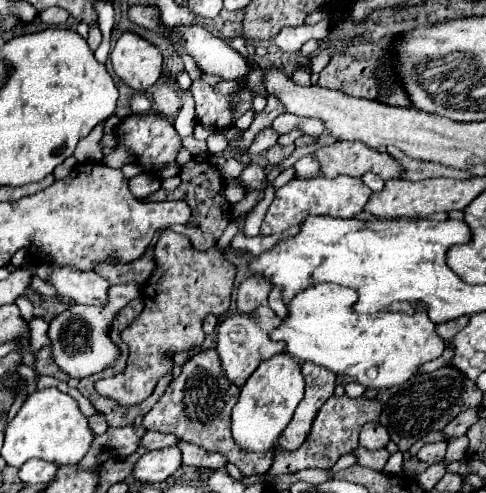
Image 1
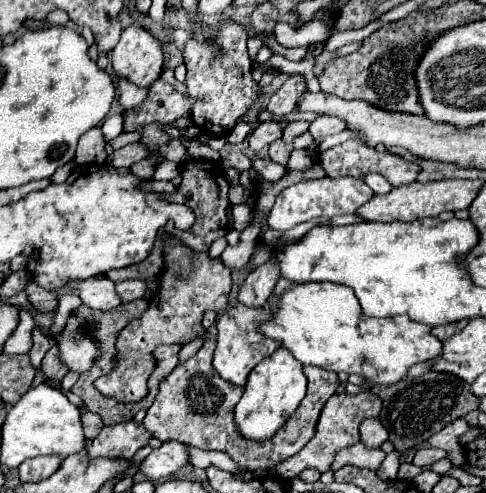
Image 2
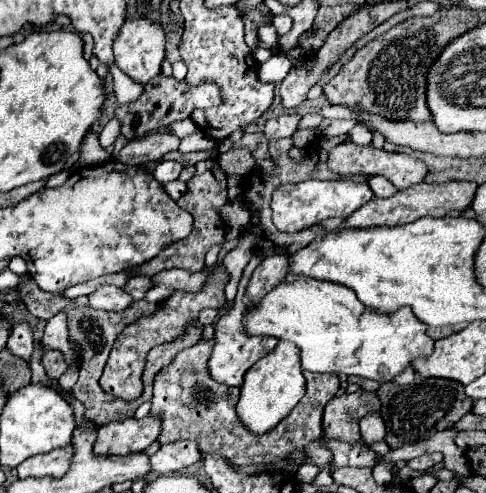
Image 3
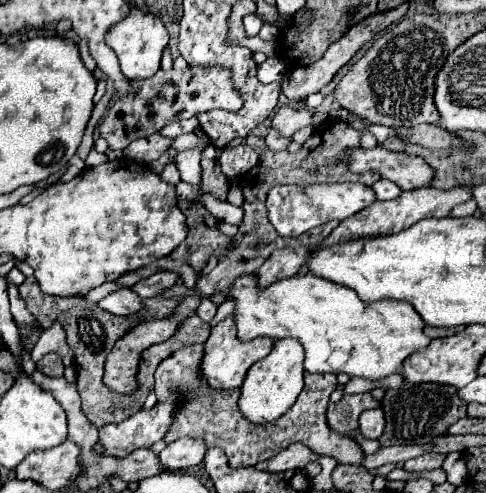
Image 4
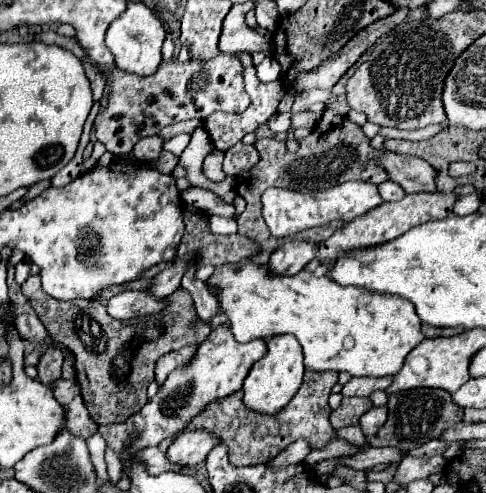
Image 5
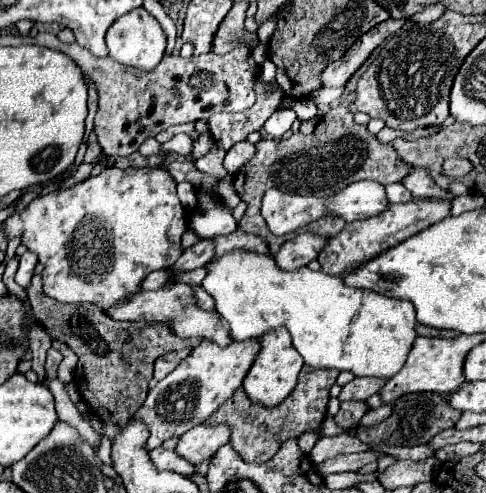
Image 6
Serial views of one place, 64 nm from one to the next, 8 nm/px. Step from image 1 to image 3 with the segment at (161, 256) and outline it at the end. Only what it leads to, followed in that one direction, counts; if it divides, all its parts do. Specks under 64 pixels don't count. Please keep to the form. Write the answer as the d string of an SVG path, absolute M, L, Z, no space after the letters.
M216 268L212 278L208 280L208 284L204 286L204 290L200 294L176 292L164 302L162 310L154 312L152 316L144 316L144 318L136 320L134 324L126 326L124 332L114 342L114 348L108 356L108 364L104 366L104 374L100 378L100 386L106 392L112 392L114 396L120 396L122 400L136 400L142 392L142 372L144 372L144 364L146 364L146 354L154 346L178 338L184 332L186 324L198 318L202 308L218 308L218 310L224 308L224 304L226 304L224 286L226 286L226 282L228 282L228 274L220 268Z

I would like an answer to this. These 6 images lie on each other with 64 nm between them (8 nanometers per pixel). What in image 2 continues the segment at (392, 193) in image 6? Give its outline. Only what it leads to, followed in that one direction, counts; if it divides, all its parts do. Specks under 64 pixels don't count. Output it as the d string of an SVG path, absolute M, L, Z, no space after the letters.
M368 174L366 176L366 184L374 190L374 194L388 194L392 190L392 186L388 184L388 180L384 180L378 174Z

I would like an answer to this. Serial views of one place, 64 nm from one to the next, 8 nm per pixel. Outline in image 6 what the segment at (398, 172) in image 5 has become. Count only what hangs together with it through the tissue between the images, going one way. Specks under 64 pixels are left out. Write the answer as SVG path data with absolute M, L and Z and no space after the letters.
M418 166L404 178L404 186L412 192L414 198L434 198L434 200L452 200L454 194L450 190L442 190L434 184L430 174Z

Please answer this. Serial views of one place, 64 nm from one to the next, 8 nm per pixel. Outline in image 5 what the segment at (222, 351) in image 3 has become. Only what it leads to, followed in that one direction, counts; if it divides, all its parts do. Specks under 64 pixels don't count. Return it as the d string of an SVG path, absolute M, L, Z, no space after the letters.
M222 324L210 332L210 336L198 346L196 356L192 356L192 360L188 364L184 364L184 368L176 368L176 372L172 372L166 378L166 382L158 388L156 396L152 396L140 412L132 414L122 424L100 426L98 432L104 436L106 444L110 444L114 448L114 452L118 452L118 454L124 448L124 440L128 436L132 436L132 432L136 432L138 438L130 452L138 452L148 446L158 446L164 438L174 438L176 434L180 434L190 424L192 416L202 412L202 408L206 408L214 400L226 398L226 396L234 394L236 390L240 390L250 368L264 354L266 354L264 340L252 340L252 342L240 344L234 340L230 326Z

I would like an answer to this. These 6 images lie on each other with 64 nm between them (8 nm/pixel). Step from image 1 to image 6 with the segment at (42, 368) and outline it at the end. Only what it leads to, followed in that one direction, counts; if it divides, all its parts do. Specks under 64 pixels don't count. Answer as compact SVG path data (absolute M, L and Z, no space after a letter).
M50 348L46 352L46 376L48 376L48 380L54 380L58 376L60 362L62 362L62 354L56 348Z

